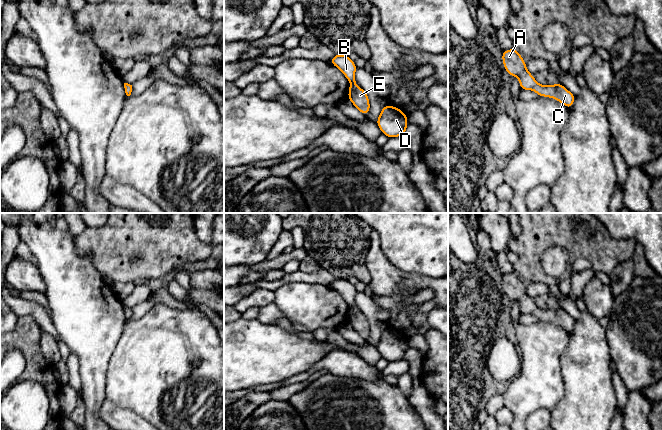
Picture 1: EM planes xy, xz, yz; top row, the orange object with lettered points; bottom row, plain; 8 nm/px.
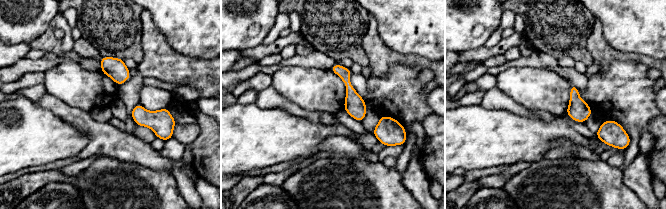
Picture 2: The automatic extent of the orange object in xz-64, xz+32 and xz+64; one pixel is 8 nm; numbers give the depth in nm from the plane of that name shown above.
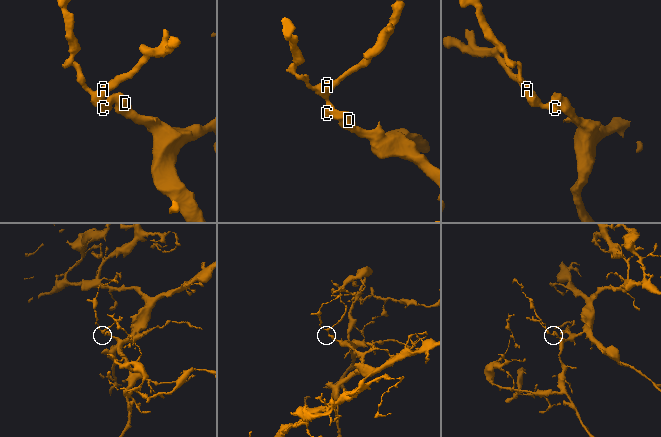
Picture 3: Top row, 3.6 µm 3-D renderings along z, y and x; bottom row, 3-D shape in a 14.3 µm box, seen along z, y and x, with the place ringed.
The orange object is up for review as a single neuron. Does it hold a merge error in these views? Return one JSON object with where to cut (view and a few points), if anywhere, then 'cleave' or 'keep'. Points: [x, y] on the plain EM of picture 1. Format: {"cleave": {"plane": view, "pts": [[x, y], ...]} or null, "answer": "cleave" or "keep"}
{"cleave": null, "answer": "keep"}

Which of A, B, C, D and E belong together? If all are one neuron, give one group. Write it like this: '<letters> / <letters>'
A B C D E

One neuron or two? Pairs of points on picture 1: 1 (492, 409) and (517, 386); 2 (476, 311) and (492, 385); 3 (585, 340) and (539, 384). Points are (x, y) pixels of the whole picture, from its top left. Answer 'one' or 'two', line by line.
1: two
2: one
3: two

